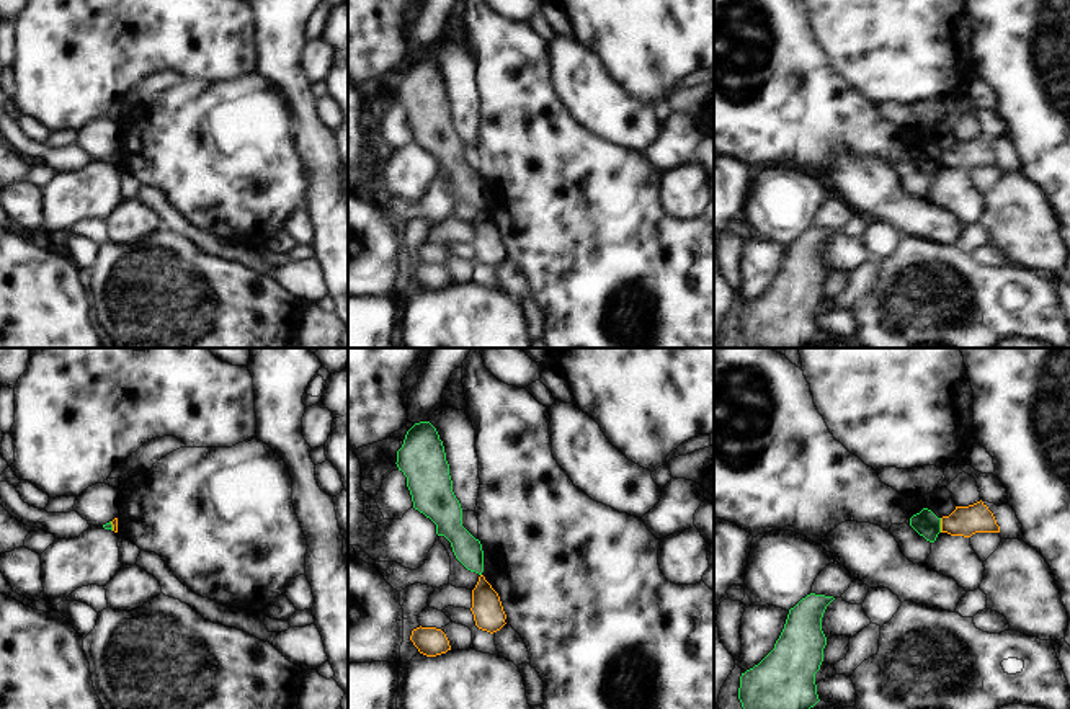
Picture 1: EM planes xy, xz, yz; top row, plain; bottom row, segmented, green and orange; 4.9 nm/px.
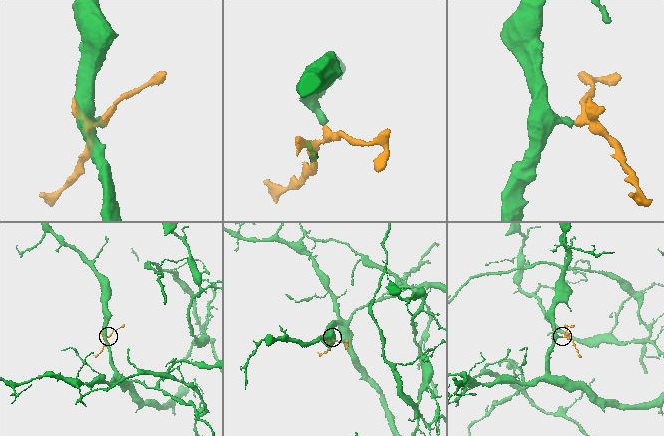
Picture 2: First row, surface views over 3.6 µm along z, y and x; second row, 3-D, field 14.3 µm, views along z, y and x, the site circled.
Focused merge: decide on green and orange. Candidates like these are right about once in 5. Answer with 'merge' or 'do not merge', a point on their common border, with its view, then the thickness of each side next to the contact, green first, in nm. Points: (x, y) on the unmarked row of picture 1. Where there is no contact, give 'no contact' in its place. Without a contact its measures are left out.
do not merge | yz (940, 159) | 120/140 nm

